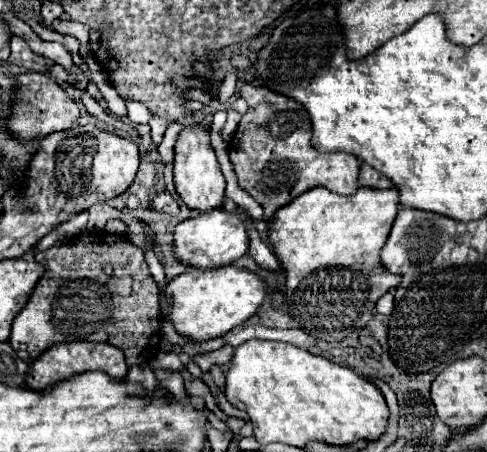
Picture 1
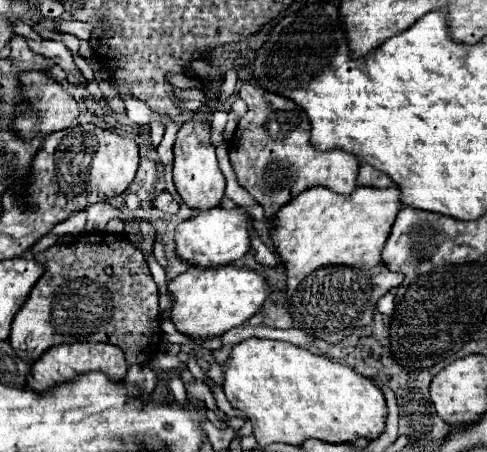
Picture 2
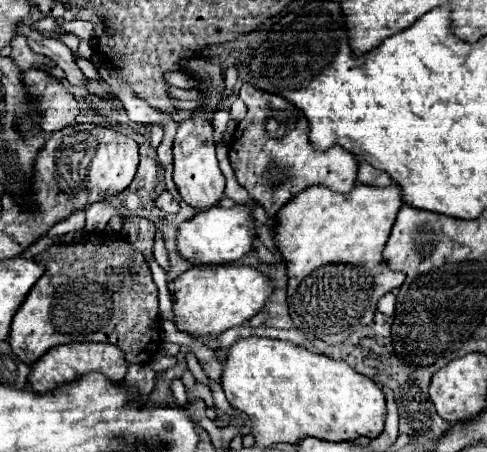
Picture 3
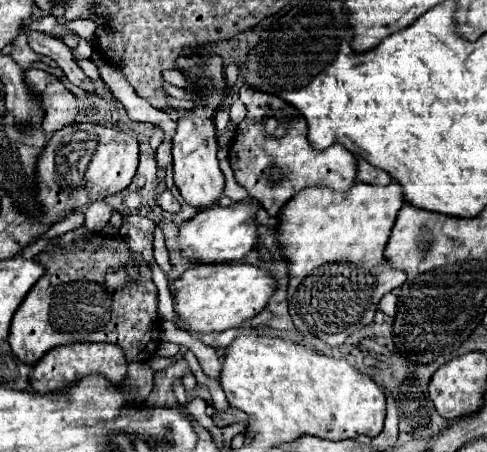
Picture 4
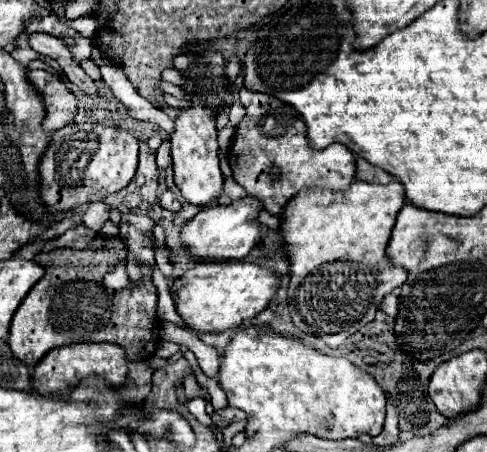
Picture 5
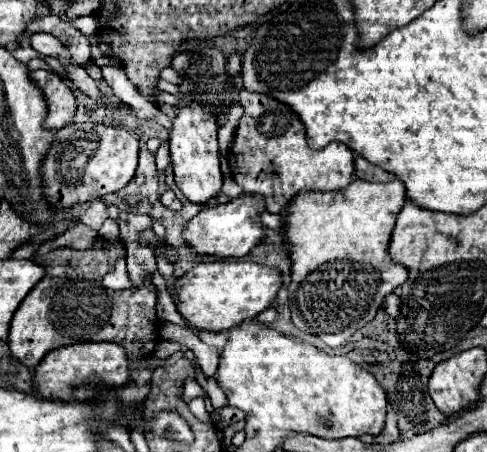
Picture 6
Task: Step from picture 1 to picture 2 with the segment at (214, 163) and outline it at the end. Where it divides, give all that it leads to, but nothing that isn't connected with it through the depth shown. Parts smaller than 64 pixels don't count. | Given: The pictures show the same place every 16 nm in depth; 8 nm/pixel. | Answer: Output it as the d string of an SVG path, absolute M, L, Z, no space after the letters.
M198 118L184 124L182 130L178 132L178 138L174 144L174 184L176 184L176 190L178 190L180 198L184 200L184 204L194 210L204 212L204 210L216 208L216 206L220 206L220 202L224 198L226 182L220 172L214 146L210 142L210 126L206 126Z

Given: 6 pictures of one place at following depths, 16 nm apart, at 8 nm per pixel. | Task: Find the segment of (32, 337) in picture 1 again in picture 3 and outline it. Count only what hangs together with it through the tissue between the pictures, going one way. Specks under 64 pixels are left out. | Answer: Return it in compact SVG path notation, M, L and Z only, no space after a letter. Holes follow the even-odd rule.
M90 232L76 244L54 244L52 248L44 250L36 256L36 262L42 262L46 272L30 290L26 302L16 312L12 320L10 332L10 346L14 354L28 362L30 366L52 346L58 344L72 344L72 342L110 342L120 346L126 354L128 364L148 364L160 350L160 318L158 318L158 288L152 280L150 268L142 256L142 252L134 250L130 242L122 234L110 232ZM112 264L116 274L122 274L124 280L120 284L110 286L106 278L106 268Z

